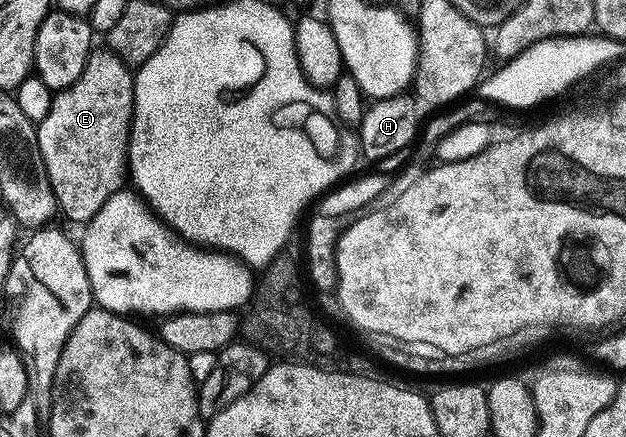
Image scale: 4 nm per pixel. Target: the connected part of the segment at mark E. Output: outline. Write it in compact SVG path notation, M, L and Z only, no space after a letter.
M96 47L82 67L82 75L70 83L70 87L59 90L46 111L46 119L36 125L38 151L46 167L46 175L56 200L56 208L72 221L87 223L110 199L110 195L121 192L126 185L128 161L128 133L132 129L132 108L136 78L133 70L109 47Z

